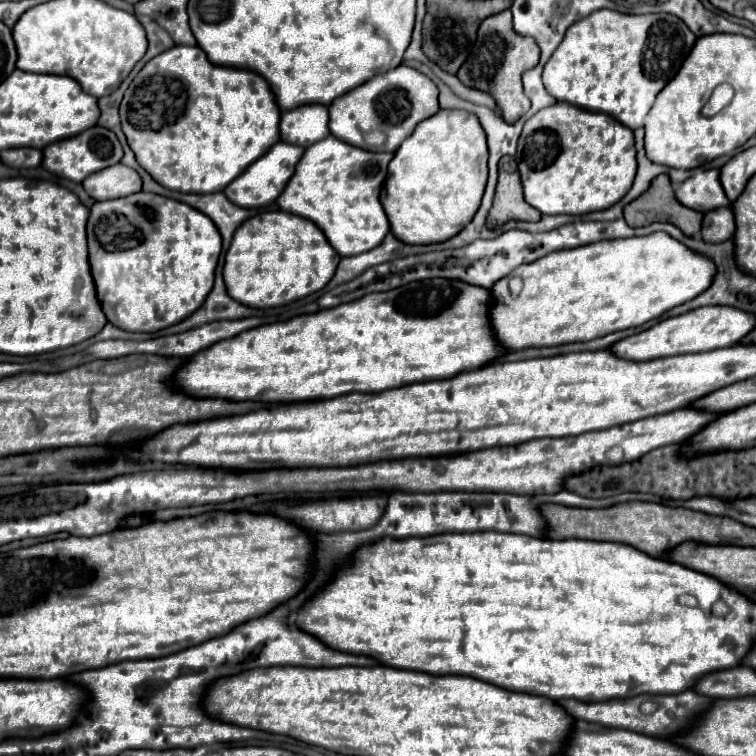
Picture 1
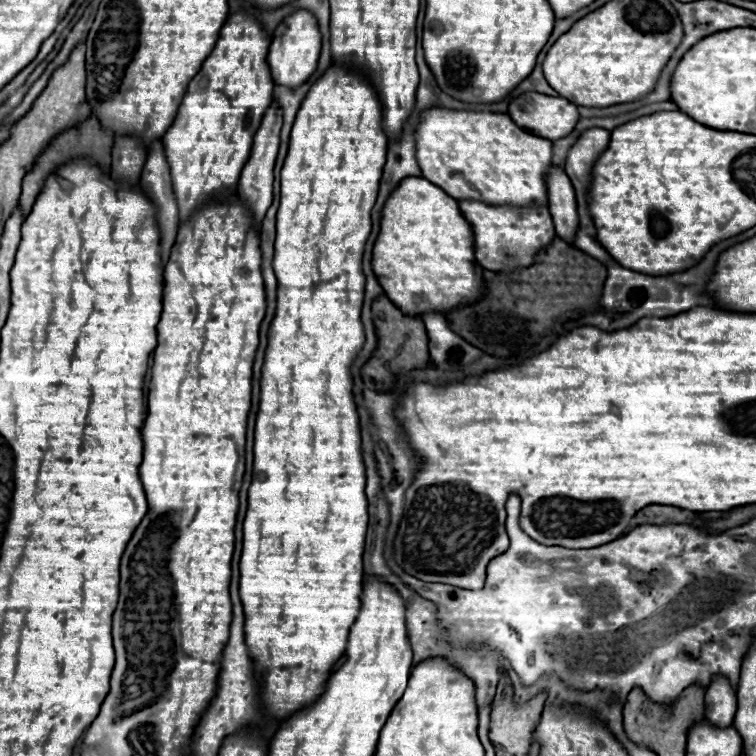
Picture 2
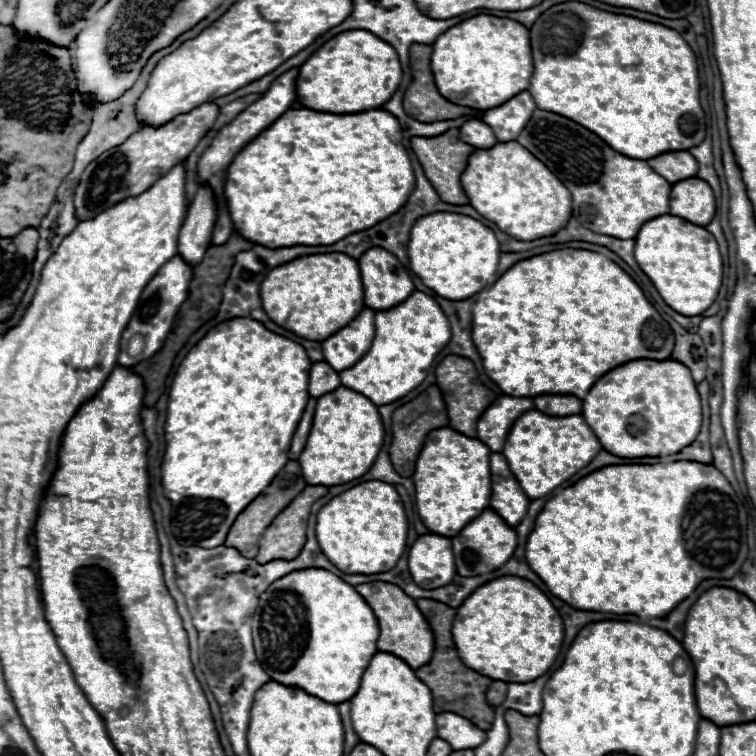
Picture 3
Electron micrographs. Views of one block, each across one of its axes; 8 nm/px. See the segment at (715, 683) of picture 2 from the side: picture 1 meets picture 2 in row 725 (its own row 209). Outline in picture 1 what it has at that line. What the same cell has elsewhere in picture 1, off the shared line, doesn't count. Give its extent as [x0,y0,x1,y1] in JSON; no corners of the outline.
[702,208,734,240]

